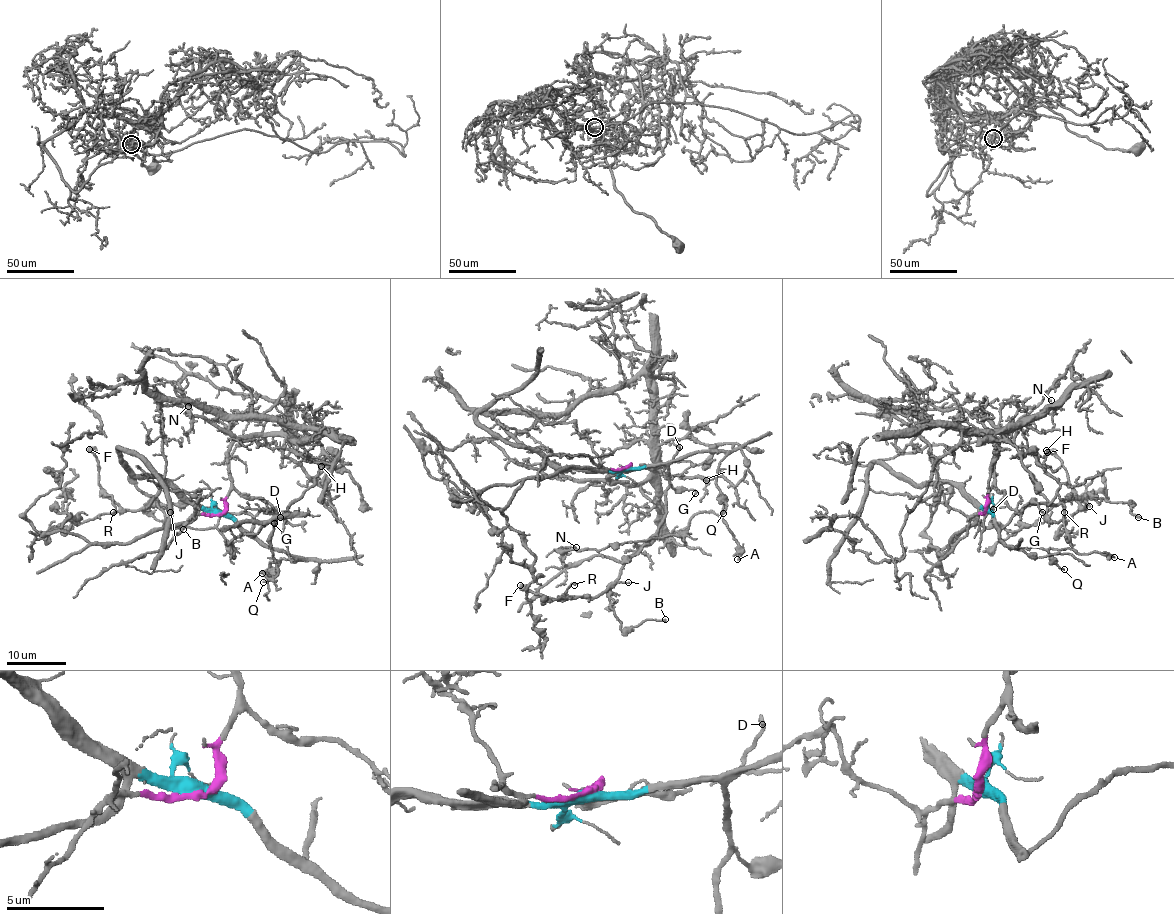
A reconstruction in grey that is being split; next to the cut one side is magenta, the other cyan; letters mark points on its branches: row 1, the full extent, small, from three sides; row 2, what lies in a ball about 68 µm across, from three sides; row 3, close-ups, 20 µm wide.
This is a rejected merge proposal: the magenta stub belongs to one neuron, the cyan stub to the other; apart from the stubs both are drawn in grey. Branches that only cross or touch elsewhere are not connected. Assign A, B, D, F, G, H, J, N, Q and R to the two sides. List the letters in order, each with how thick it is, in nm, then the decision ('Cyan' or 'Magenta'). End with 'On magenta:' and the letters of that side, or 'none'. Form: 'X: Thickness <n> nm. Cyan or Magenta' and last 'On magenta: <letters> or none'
A: Thickness 170 nm. Cyan
B: Thickness 170 nm. Cyan
D: Thickness 150 nm. Magenta
F: Thickness 550 nm. Cyan
G: Thickness 140 nm. Cyan
H: Thickness 110 nm. Magenta
J: Thickness 150 nm. Cyan
N: Thickness 110 nm. Magenta
Q: Thickness 120 nm. Cyan
R: Thickness 120 nm. Cyan
On magenta: D, H, N

